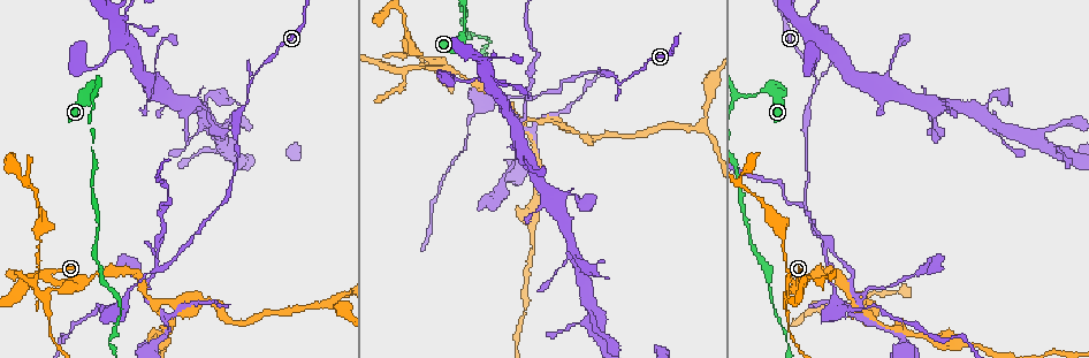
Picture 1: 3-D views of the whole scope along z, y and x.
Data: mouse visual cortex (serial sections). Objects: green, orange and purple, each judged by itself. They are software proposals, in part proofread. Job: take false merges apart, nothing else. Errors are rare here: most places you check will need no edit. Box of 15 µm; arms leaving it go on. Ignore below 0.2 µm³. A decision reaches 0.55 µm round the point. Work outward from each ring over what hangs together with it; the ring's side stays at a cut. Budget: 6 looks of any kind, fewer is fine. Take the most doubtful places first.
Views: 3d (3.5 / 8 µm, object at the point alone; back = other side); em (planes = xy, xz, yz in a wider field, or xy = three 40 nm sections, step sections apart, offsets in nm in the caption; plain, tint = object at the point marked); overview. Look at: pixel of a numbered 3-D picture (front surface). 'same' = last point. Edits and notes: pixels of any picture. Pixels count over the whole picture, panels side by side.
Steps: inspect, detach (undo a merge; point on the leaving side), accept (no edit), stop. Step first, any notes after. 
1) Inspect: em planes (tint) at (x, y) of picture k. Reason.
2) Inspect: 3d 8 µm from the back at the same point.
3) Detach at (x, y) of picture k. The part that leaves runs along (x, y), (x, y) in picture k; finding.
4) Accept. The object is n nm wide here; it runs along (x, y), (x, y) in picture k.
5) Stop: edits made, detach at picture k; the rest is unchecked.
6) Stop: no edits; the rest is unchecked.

Inspect: 3d 3.5 µm from the back at (97, 95) of picture 1. Three-way junction.

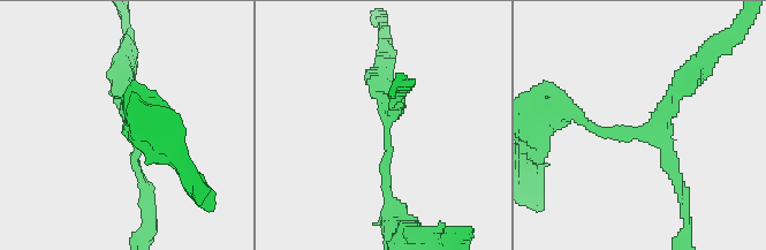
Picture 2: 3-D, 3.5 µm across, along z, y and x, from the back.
Inspect: em xy step 3 (tint) at (124, 134) of picture 2. 3 arms meet here; the arms are 200, 200, 200 nm wide.

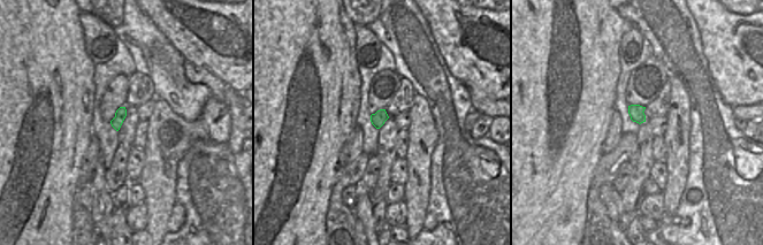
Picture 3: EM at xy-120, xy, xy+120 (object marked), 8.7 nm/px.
Accept. All the same cell.

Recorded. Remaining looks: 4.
Inspect: 3d 3.5 µm at (810, 100) of picture 1. Narrows sharply.

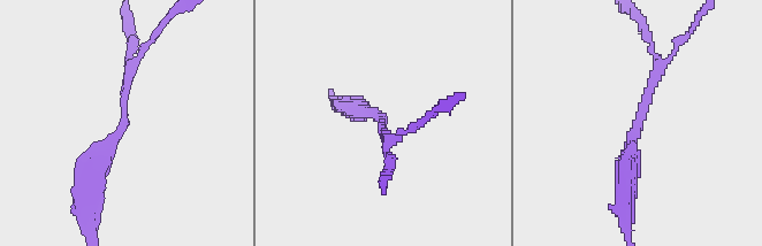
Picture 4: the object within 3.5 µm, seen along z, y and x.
Inspect: em xy step 2 (plain) at (382, 124) of picture 4. The arms are 150, 300 nm wide; shape alone is not enough.

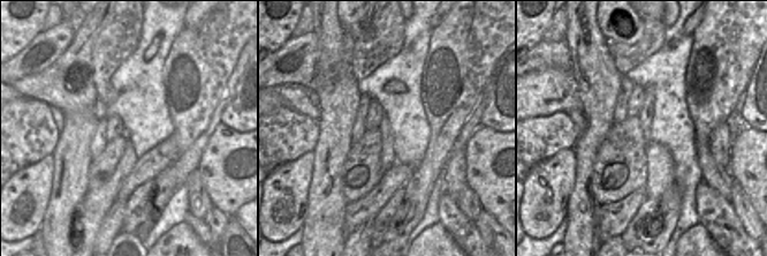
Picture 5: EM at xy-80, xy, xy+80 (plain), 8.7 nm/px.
Inspect: em xy step 2 (tint) at the same point.

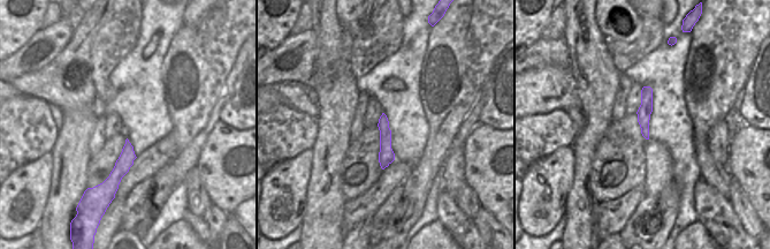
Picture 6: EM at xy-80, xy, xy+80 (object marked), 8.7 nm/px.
Accept. The object is 140 nm wide here; it runs along (144, 48), (129, 66), (122, 129), (90, 178) in picture 4; continuous, no second cell.

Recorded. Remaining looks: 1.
Stop: no edits; the rest is unchecked.

